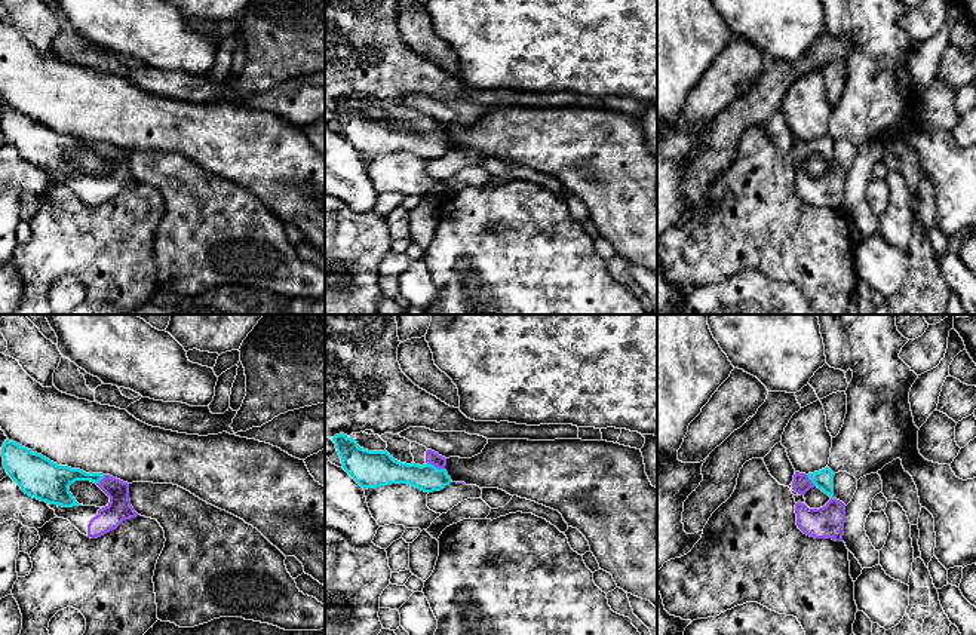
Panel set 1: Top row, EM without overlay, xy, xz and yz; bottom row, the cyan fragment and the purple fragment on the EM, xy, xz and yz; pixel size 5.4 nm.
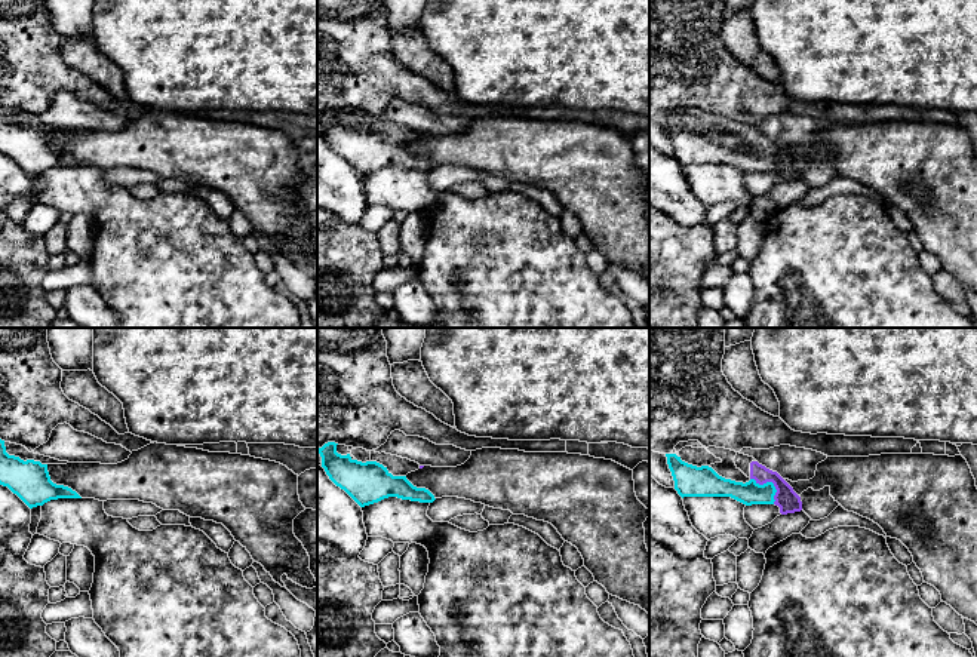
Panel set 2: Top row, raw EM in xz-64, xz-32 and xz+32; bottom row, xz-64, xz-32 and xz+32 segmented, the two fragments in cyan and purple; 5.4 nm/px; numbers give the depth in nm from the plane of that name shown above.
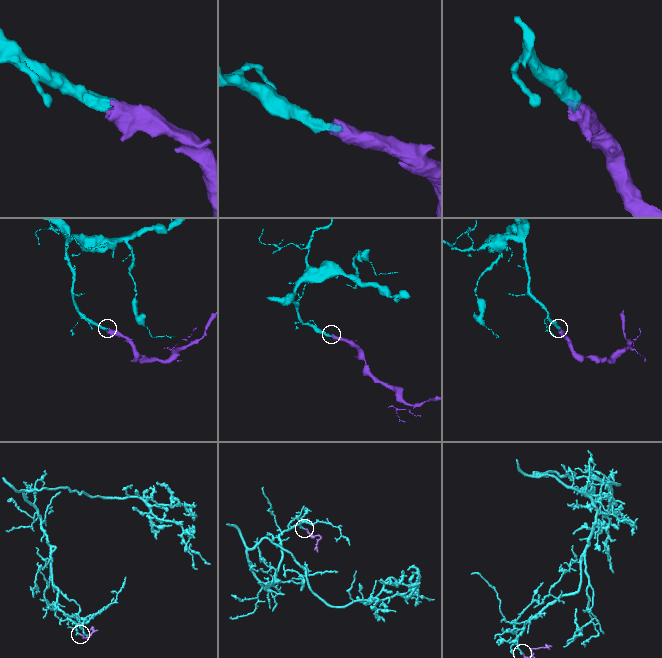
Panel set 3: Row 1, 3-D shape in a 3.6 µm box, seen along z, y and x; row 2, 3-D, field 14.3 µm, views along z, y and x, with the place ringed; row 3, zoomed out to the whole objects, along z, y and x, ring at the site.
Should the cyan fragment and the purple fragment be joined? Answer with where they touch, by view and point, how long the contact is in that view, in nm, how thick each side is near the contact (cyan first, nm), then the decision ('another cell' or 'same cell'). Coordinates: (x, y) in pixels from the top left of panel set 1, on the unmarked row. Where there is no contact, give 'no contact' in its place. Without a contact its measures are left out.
meets cyan in xz at (435, 134); contact 110 nm long; 150 nm thick on the cyan side, 70 nm on the other; same cell

